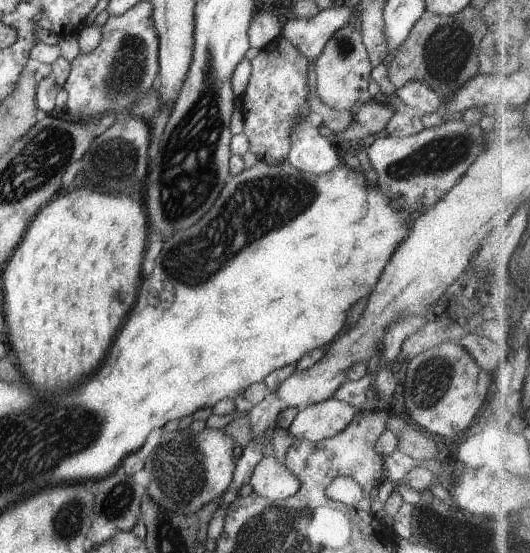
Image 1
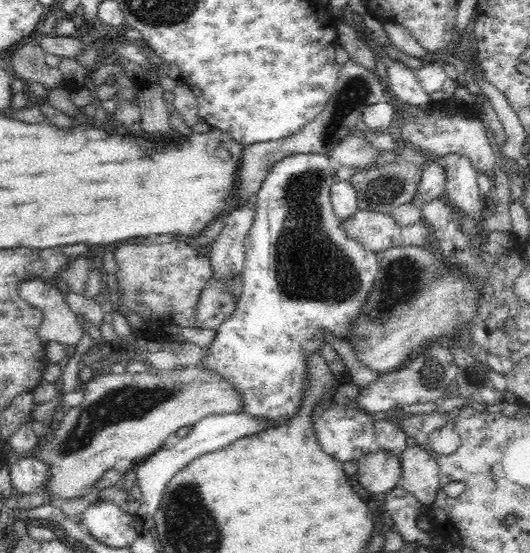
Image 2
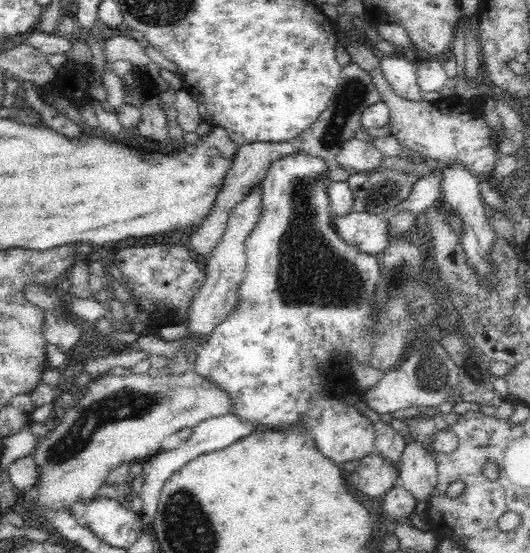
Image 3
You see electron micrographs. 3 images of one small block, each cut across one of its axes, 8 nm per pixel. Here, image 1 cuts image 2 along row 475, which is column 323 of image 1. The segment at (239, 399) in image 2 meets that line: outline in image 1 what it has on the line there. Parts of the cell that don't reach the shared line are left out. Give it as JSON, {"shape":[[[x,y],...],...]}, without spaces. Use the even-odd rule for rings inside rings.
{"shape":[[[350,23],[342,26],[328,39],[324,50],[312,60],[311,74],[318,100],[332,110],[350,111],[356,102],[364,102],[368,98],[367,88],[372,69],[360,30]]]}

